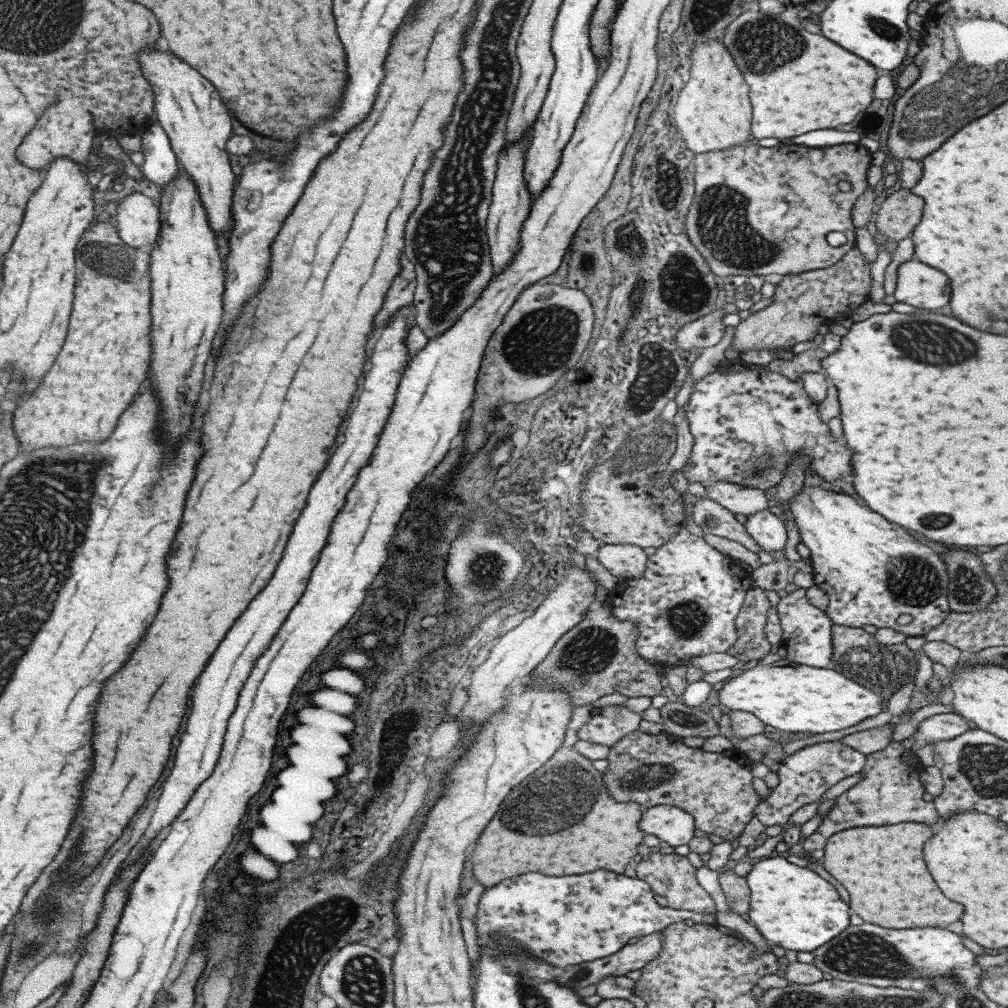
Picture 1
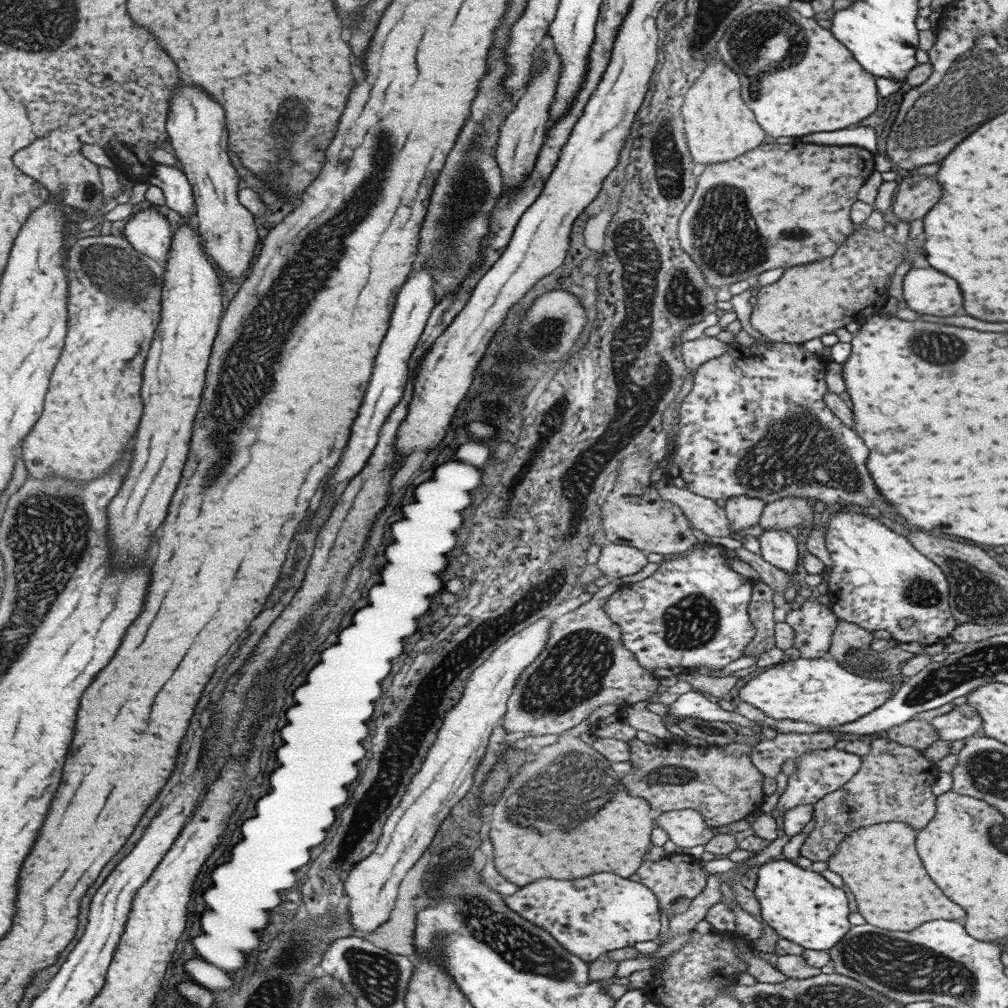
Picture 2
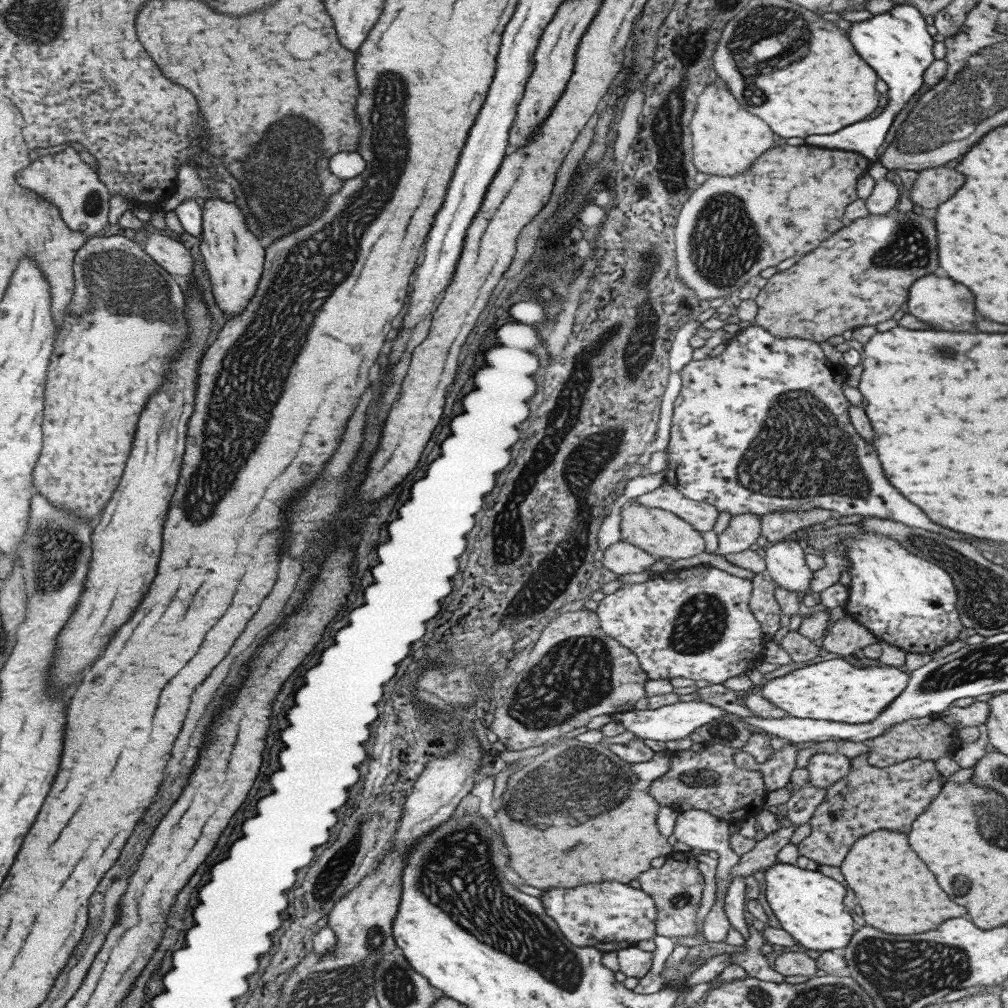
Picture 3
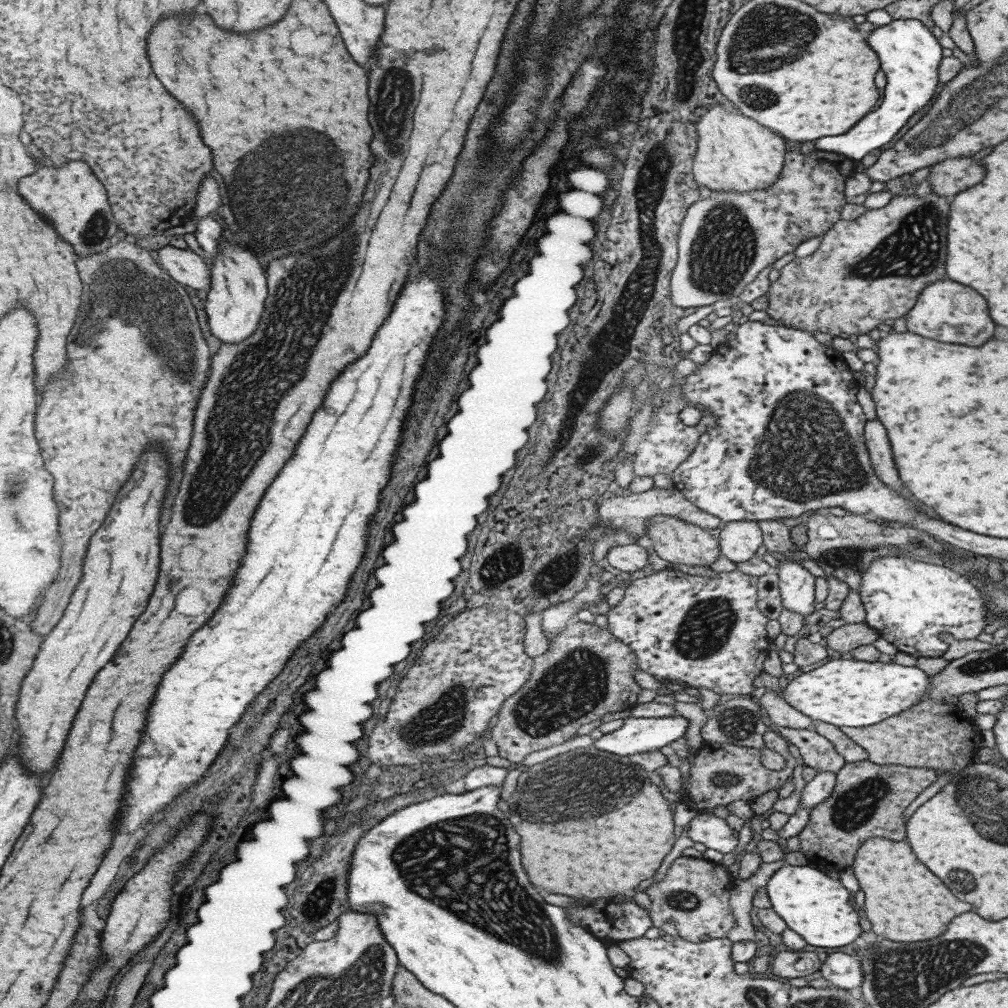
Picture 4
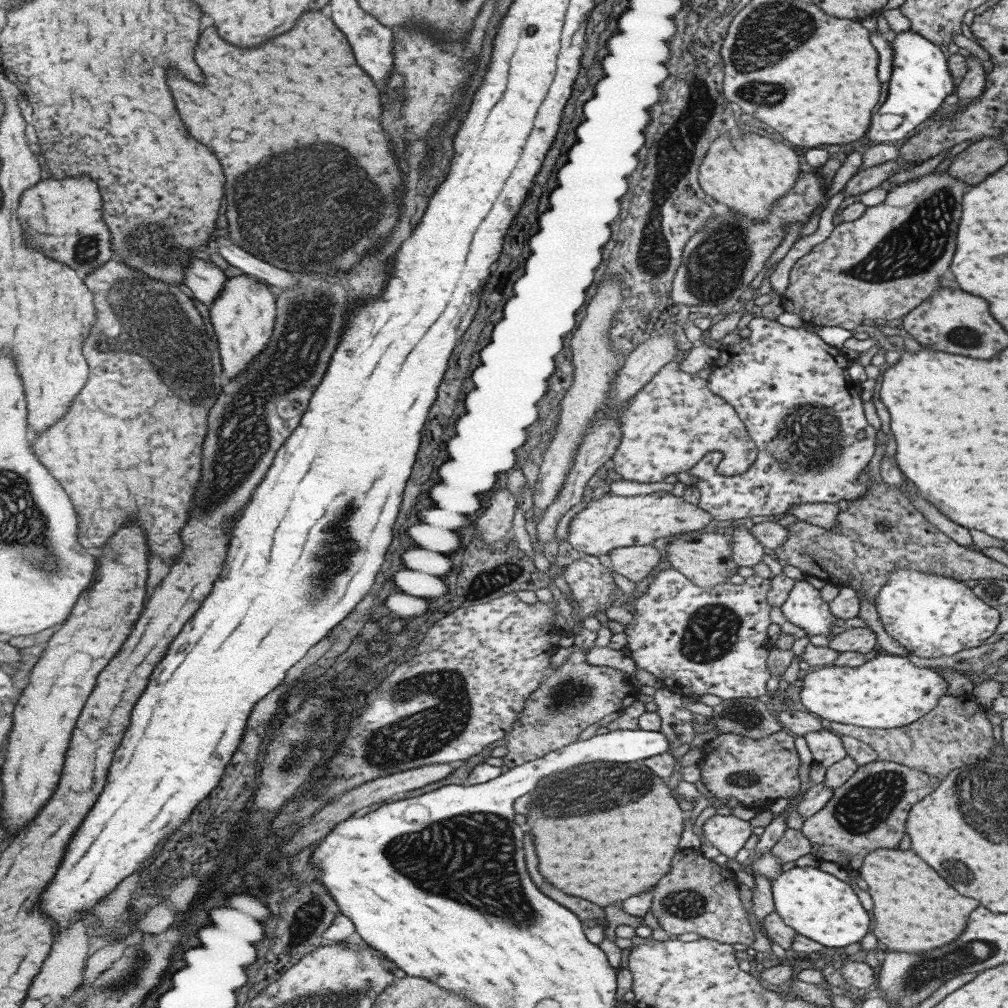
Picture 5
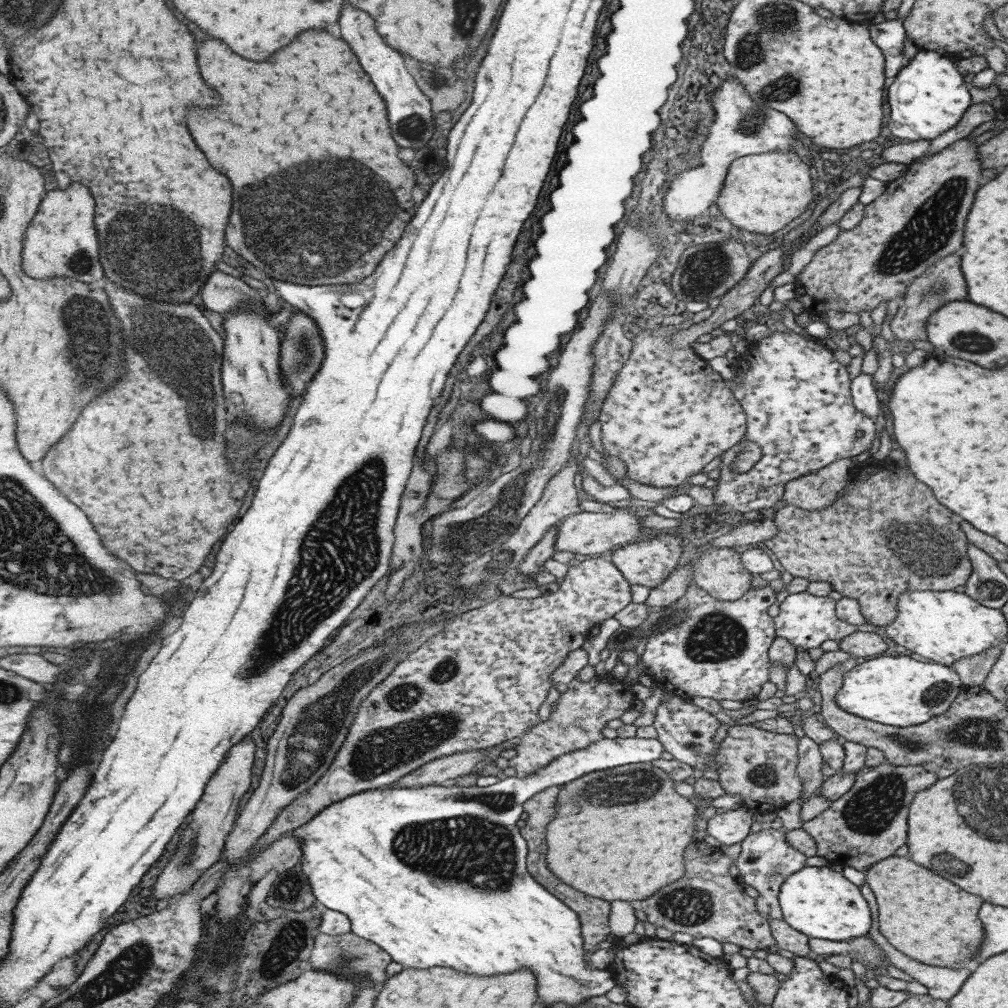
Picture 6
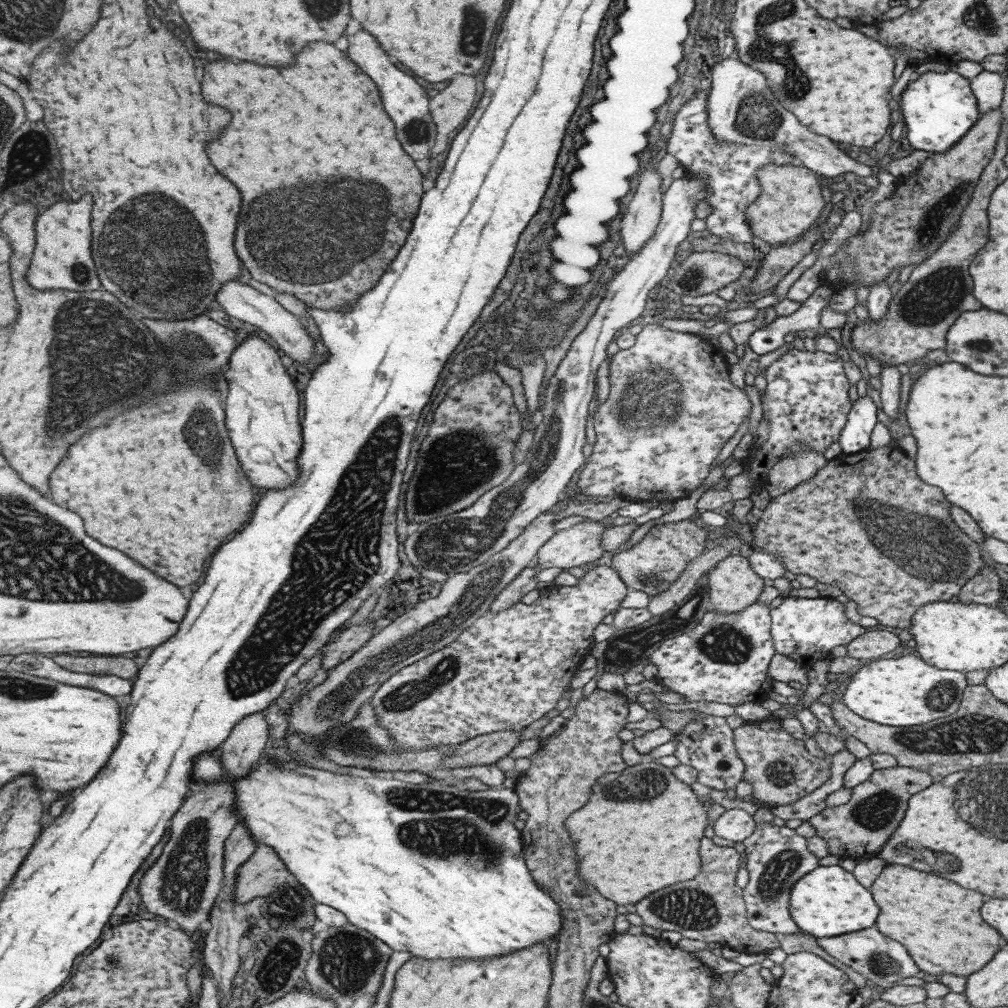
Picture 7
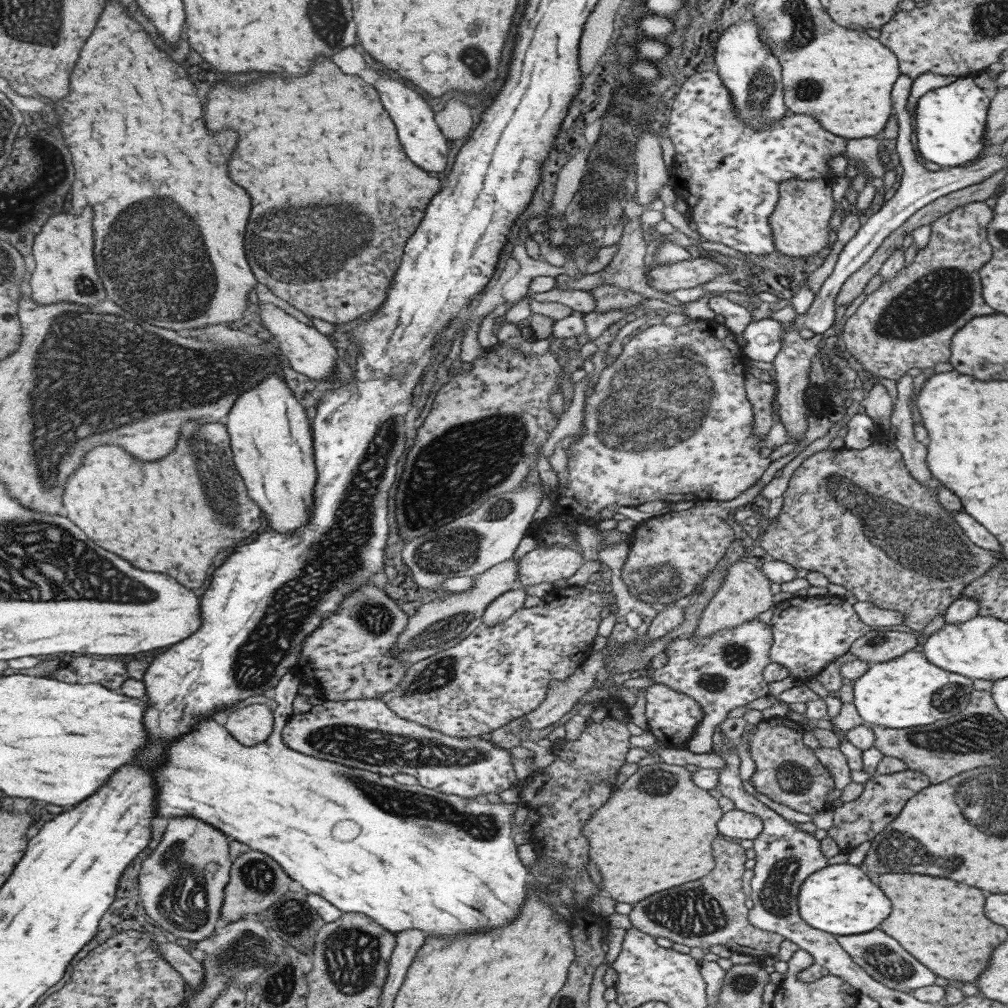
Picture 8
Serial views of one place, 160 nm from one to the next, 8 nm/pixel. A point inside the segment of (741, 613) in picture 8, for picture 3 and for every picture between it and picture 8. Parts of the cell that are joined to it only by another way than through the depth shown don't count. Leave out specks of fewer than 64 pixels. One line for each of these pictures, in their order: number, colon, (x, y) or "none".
3: (660, 533)
4: (678, 542)
5: (705, 559)
6: (717, 571)
7: (732, 584)

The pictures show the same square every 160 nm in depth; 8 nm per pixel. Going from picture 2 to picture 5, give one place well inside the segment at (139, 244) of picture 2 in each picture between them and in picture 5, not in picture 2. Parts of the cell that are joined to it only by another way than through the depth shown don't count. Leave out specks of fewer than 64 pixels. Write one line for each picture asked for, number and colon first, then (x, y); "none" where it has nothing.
3: (170, 253)
4: (190, 269)
5: (206, 280)

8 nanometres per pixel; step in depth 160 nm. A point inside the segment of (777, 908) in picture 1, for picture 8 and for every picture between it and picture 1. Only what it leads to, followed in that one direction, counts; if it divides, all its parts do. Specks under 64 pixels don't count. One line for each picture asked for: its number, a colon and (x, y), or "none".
2: (801, 906)
3: (807, 904)
4: (813, 905)
5: (818, 906)
6: (819, 902)
7: (827, 901)
8: (840, 899)

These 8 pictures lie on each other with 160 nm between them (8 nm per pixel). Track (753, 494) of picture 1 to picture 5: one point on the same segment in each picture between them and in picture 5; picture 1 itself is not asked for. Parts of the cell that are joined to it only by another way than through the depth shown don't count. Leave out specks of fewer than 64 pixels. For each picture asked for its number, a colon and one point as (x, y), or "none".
2: (741, 511)
3: (742, 529)
4: (738, 540)
5: (745, 550)

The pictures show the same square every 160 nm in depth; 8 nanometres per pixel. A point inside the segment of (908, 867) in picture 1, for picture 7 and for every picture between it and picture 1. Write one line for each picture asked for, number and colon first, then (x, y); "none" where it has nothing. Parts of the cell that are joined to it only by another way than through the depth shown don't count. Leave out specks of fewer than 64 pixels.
2: (878, 864)
3: (898, 895)
4: (904, 902)
5: (914, 910)
6: (930, 920)
7: (938, 923)

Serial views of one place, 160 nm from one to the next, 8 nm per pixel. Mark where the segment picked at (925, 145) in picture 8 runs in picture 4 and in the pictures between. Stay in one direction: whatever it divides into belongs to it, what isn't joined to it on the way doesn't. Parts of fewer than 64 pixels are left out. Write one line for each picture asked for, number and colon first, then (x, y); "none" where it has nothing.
4: (908, 54)
5: (919, 82)
6: (929, 95)
7: (937, 108)

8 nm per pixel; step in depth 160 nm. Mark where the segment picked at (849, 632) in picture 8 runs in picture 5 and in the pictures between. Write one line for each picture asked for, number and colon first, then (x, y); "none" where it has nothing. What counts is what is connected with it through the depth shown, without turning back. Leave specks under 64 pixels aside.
5: (803, 608)
6: (803, 620)
7: (804, 629)

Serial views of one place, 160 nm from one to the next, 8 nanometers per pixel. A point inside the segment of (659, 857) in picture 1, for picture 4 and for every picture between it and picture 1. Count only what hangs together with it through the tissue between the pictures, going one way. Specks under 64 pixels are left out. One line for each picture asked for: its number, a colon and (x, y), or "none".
2: (675, 880)
3: (675, 887)
4: (693, 894)

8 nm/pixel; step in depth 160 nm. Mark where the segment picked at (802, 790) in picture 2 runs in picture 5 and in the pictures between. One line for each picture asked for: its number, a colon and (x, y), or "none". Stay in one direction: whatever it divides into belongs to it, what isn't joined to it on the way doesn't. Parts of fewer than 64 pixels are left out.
3: (824, 770)
4: (816, 751)
5: (826, 748)

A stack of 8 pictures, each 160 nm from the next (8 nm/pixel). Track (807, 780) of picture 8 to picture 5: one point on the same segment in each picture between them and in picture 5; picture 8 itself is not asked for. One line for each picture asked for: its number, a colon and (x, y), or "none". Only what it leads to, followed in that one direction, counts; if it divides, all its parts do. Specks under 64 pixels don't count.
5: (753, 772)
6: (760, 766)
7: (776, 765)

